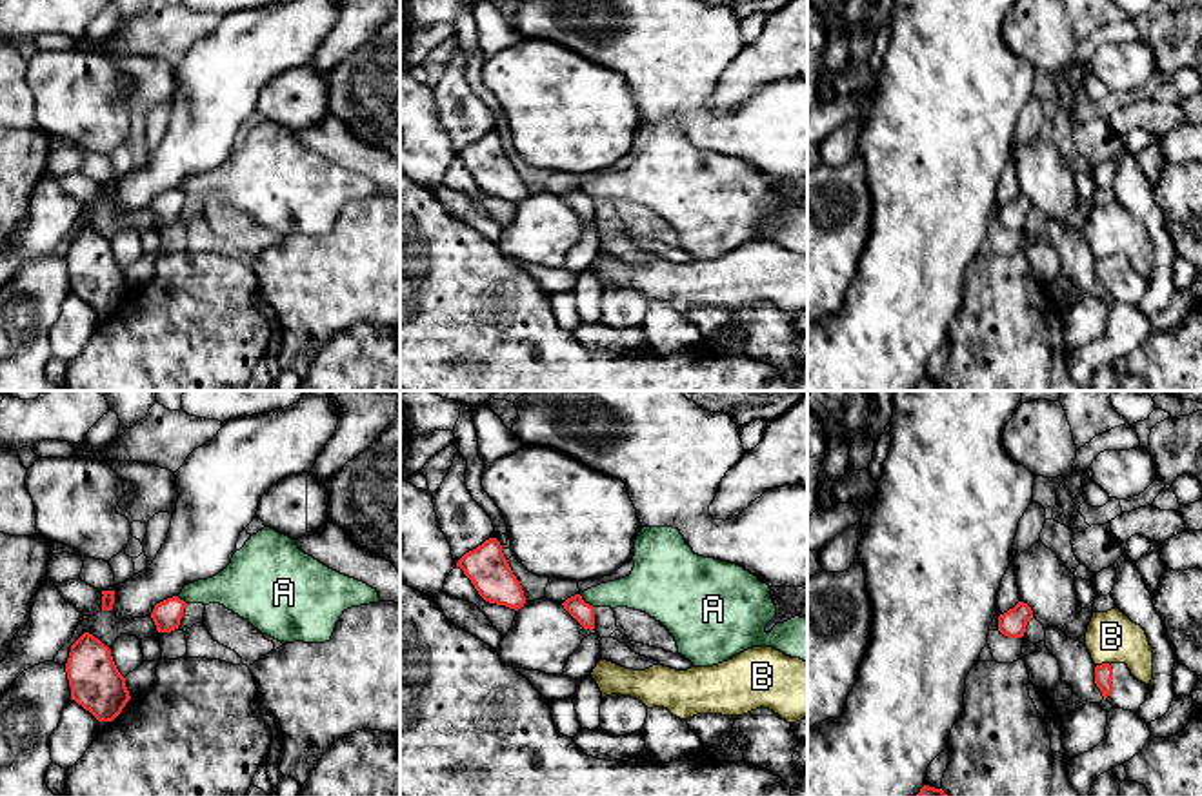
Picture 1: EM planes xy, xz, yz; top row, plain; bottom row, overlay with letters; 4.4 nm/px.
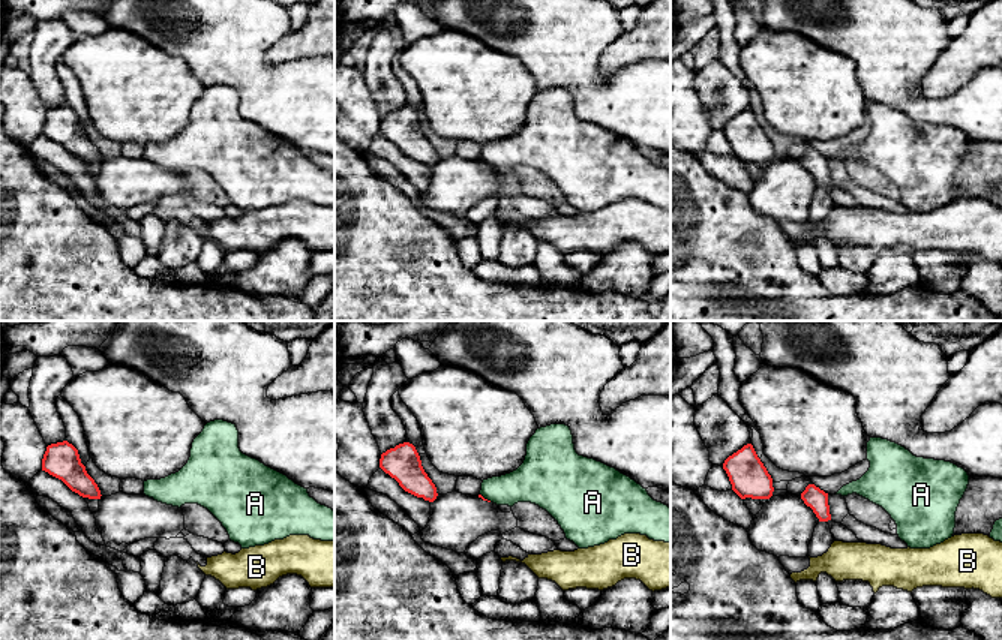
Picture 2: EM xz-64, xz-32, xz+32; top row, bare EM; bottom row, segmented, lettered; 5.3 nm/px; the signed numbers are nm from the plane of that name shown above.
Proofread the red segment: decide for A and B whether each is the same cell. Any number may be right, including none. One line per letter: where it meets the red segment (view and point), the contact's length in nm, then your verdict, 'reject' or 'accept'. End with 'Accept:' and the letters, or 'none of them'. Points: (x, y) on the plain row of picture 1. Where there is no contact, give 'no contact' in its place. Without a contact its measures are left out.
A: contact xz (584, 195); length 90 nm; reject
B: contact yz (1102, 257); length 60 nm; reject
Accept: none of them

